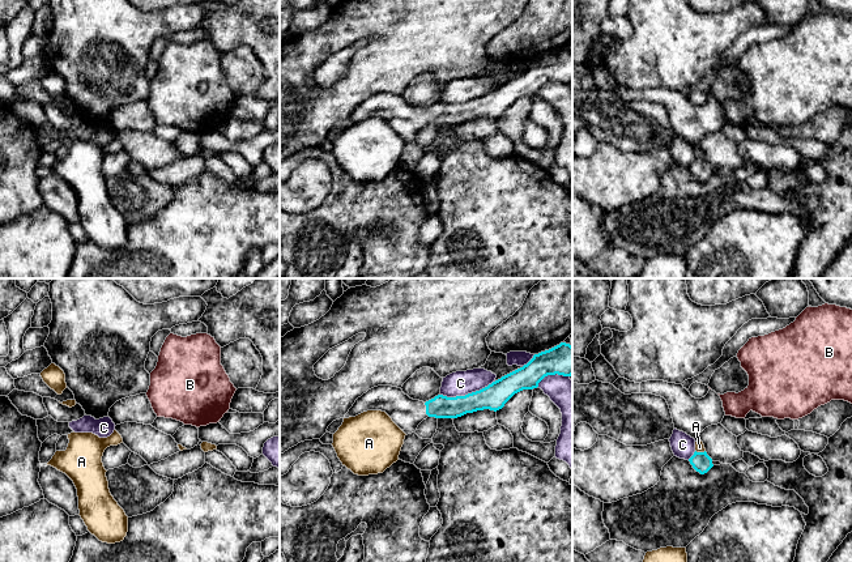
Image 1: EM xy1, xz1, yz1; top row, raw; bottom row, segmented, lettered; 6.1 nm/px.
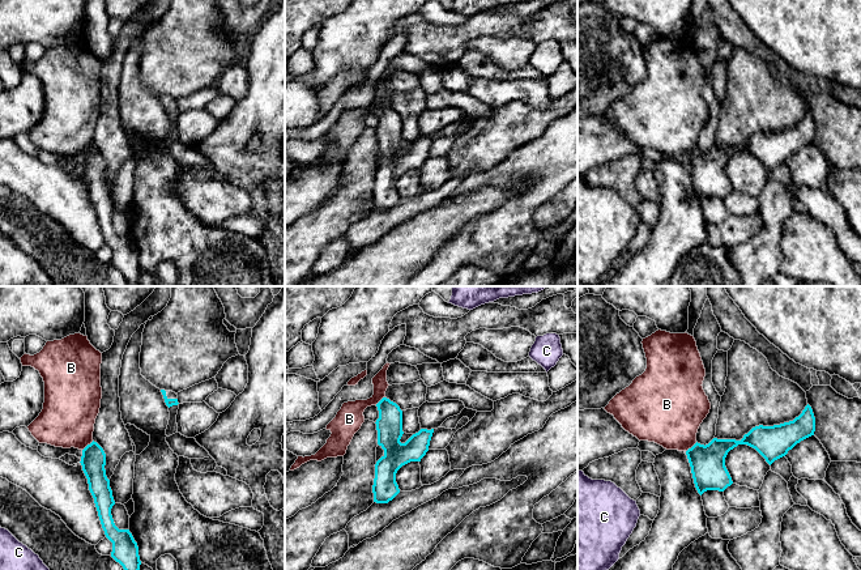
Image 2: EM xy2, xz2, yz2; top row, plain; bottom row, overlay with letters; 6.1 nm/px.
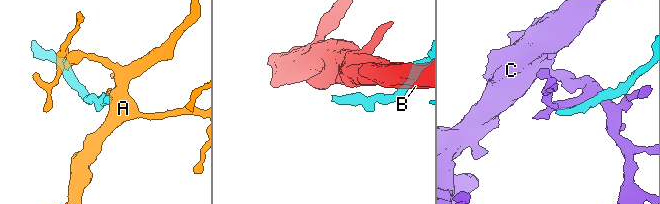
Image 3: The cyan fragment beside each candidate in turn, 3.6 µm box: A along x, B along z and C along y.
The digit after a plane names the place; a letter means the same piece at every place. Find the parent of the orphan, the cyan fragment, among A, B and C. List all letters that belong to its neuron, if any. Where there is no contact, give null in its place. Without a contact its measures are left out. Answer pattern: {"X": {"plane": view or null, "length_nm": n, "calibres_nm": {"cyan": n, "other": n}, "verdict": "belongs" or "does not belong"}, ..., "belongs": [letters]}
{"A": {"plane": "yz1", "length_nm": 60, "calibres_nm": {"cyan": 120, "other": 60}, "verdict": "does not belong"}, "B": {"plane": "xy2", "length_nm": 90, "calibres_nm": {"cyan": 160, "other": 340}, "verdict": "does not belong"}, "C": {"plane": "xz1", "length_nm": 360, "calibres_nm": {"cyan": 160, "other": 160}, "verdict": "does not belong"}, "belongs": []}

